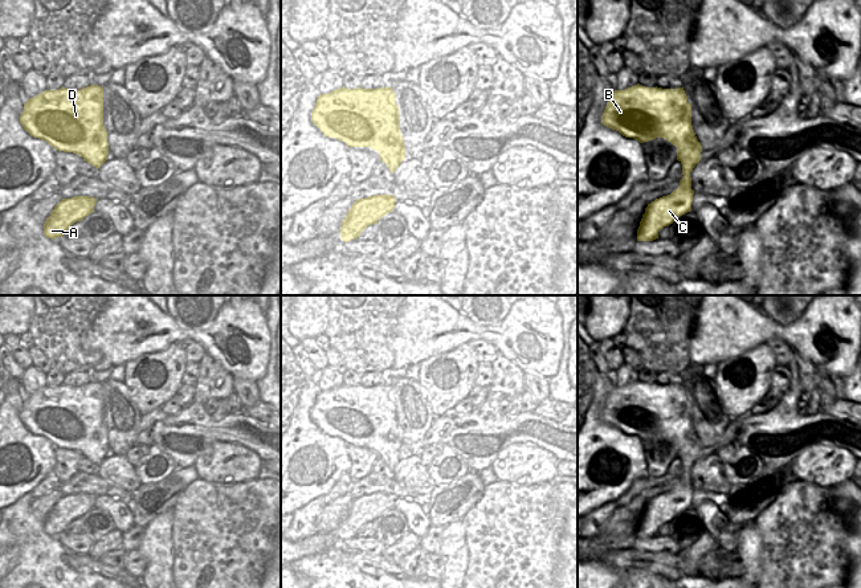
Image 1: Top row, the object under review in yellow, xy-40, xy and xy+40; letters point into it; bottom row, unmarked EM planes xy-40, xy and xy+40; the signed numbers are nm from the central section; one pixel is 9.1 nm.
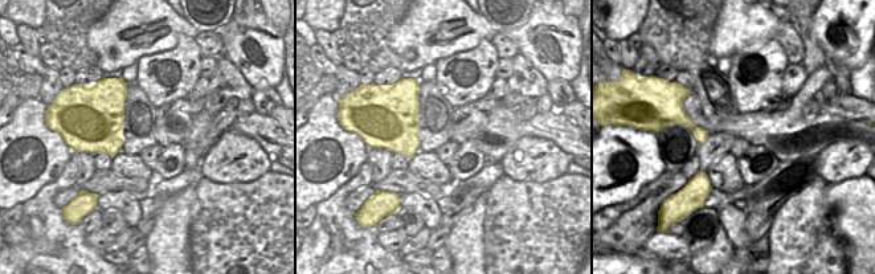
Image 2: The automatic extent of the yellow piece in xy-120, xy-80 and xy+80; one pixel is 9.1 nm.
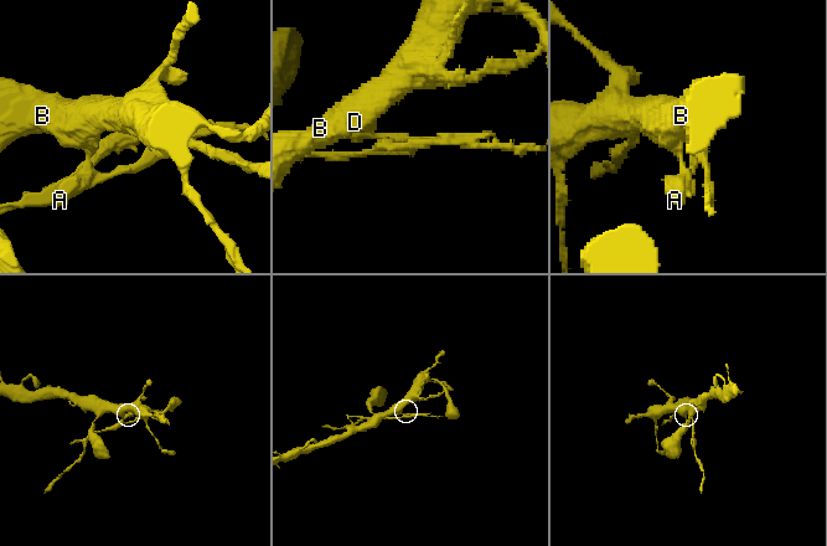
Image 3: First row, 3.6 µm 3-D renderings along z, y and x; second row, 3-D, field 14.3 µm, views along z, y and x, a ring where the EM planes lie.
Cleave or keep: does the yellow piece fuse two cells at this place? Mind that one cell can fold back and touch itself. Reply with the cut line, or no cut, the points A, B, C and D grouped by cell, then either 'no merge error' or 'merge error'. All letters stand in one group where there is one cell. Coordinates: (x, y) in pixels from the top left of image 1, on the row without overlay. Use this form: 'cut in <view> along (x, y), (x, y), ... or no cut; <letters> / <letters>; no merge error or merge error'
cut in xy+40 along (684, 470), (689, 472); A C / B D; merge error

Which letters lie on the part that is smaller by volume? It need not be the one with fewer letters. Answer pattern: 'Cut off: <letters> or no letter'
Cut off: A, C

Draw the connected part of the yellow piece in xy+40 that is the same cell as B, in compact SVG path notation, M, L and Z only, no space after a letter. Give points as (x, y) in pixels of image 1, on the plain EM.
M640 380L615 387L601 420L640 440L664 434L677 444L682 471L690 471L701 457L702 442L691 422L691 401L684 384L645 384Z

